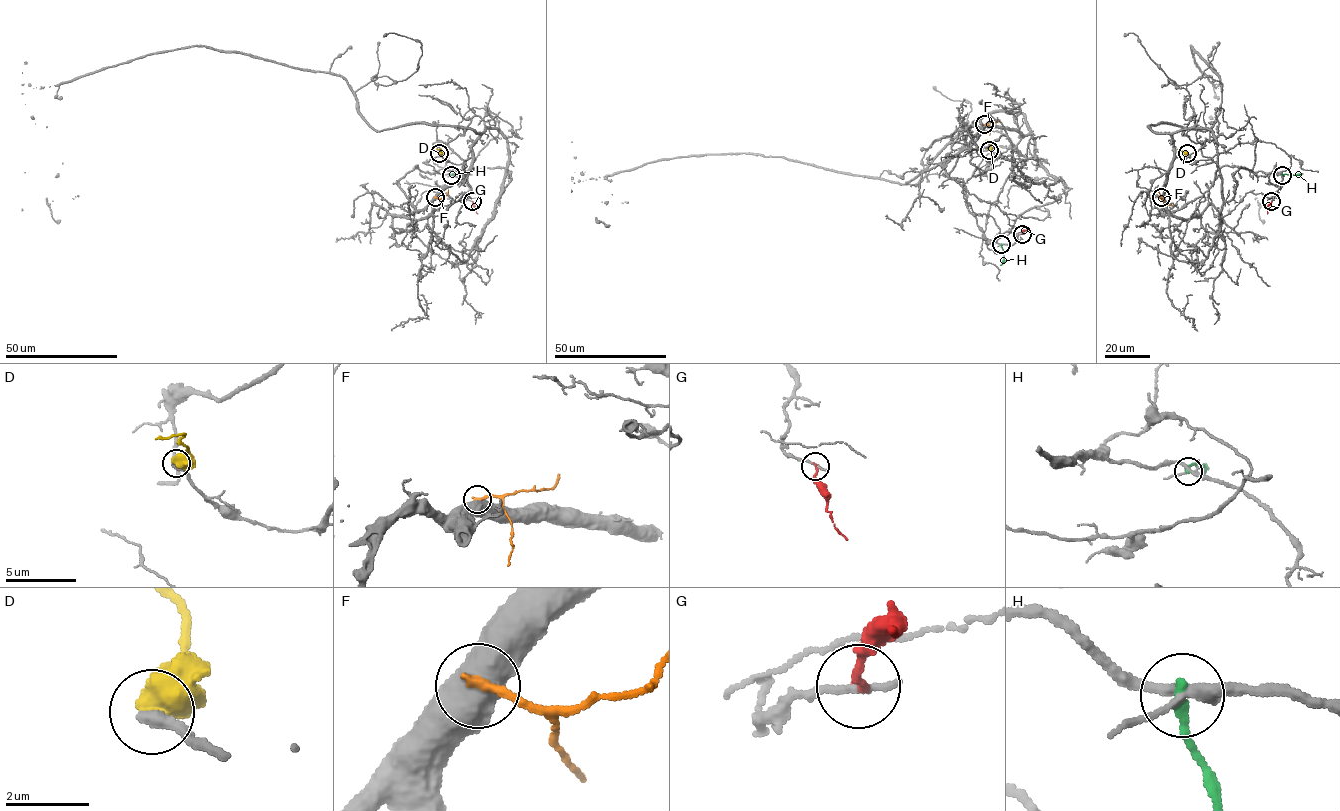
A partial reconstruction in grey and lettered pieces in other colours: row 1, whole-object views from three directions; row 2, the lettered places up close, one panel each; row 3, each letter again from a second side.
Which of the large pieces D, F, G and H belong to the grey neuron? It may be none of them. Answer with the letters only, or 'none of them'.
D

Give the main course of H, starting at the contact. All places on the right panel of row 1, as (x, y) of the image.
H: (1282, 175), (1303, 173)

